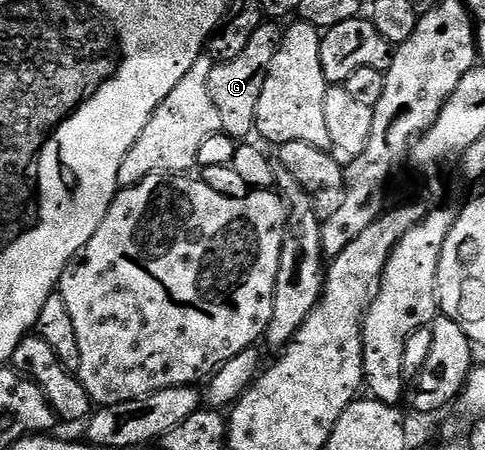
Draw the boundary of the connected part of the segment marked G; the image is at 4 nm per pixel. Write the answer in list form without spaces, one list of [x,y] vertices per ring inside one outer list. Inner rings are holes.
[[[264,21],[253,32],[249,45],[238,57],[224,63],[216,62],[209,73],[209,97],[213,97],[213,105],[217,105],[217,114],[221,116],[221,132],[234,141],[243,141],[247,134],[255,131],[257,117],[257,101],[261,101],[261,89],[265,89],[265,77],[269,73],[269,65],[273,65],[273,57],[283,40],[285,27],[279,21]]]

